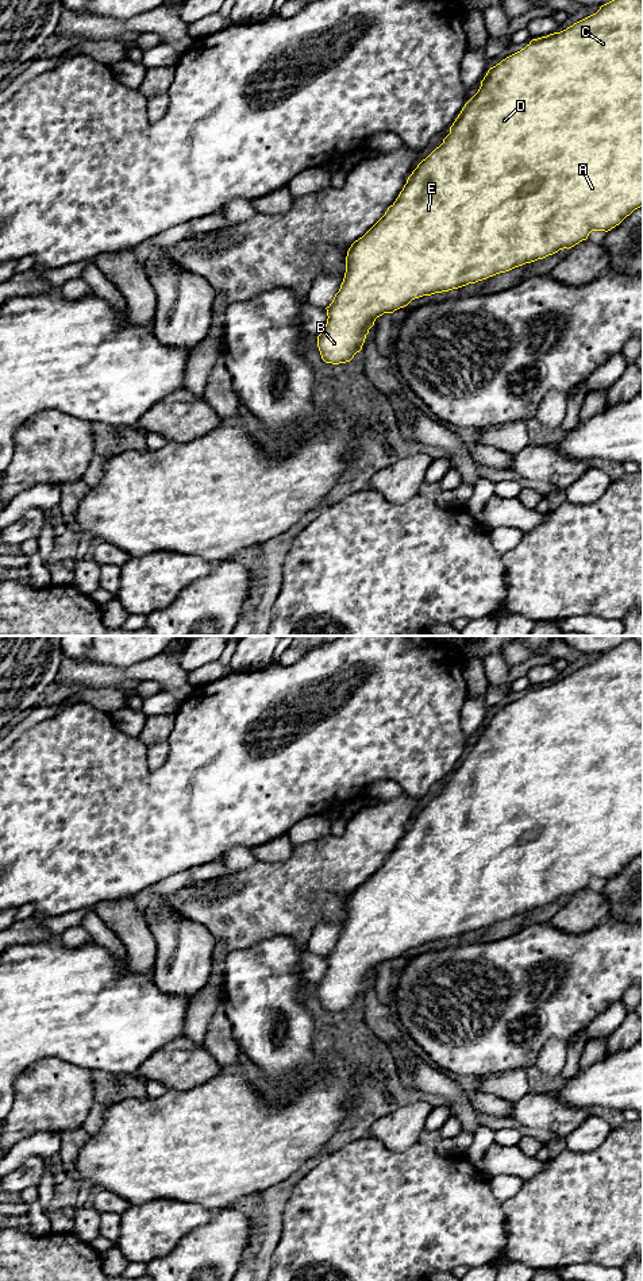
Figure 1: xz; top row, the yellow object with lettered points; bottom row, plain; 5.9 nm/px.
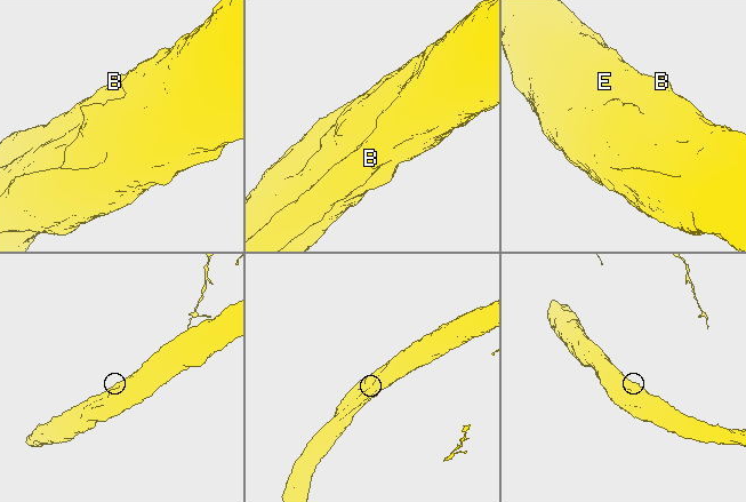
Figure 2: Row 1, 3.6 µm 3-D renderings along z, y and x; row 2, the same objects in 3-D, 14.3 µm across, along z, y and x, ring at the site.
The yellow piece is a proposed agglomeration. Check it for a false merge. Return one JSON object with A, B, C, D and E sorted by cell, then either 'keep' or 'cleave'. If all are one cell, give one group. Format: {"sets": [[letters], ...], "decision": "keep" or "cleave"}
{"sets": [["A", "B", "C", "D", "E"]], "decision": "keep"}

